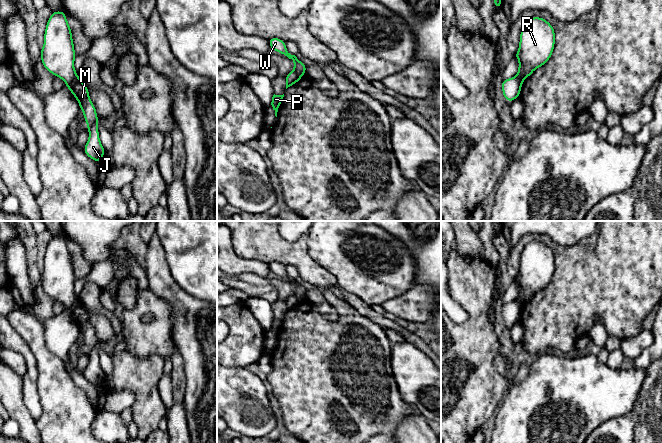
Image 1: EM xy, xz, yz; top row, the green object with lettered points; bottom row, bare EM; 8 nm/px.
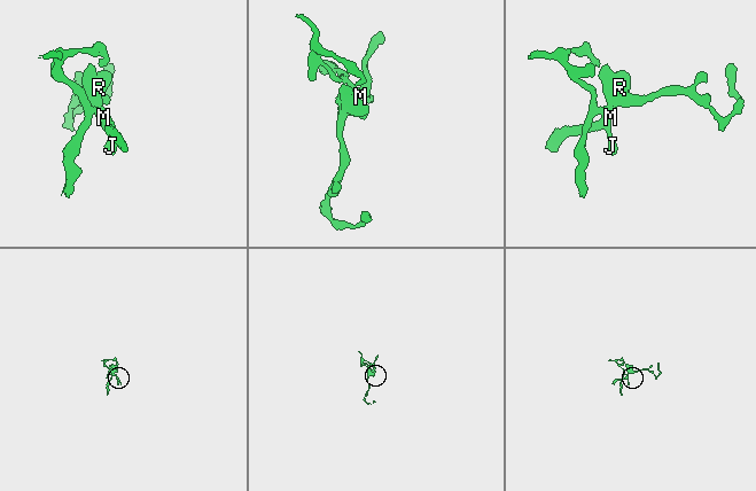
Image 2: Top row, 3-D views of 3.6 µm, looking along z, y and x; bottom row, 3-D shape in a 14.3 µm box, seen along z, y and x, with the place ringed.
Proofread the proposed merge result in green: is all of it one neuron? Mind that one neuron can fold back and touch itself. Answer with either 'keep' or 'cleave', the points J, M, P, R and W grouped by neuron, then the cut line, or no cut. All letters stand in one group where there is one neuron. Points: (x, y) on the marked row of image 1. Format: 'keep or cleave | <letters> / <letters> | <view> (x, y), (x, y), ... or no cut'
cleave | J M W / P R | xy (77, 76), (66, 85)

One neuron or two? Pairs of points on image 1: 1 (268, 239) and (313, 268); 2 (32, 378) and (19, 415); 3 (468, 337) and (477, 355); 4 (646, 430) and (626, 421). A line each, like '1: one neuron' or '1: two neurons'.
1: one neuron
2: two neurons
3: one neuron
4: two neurons

